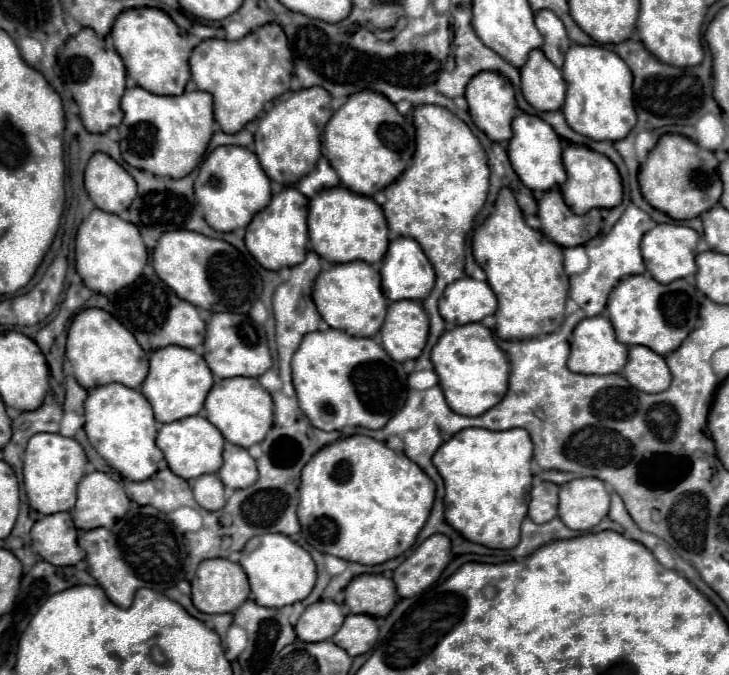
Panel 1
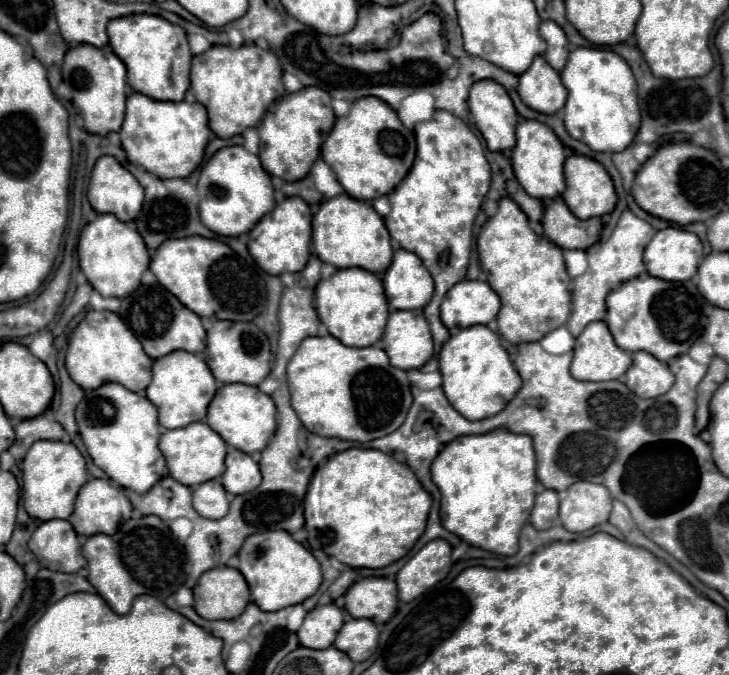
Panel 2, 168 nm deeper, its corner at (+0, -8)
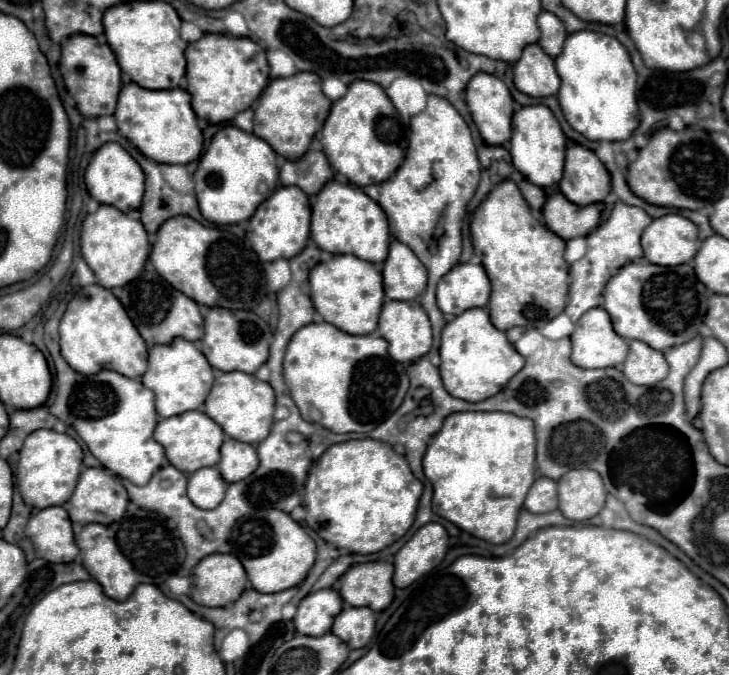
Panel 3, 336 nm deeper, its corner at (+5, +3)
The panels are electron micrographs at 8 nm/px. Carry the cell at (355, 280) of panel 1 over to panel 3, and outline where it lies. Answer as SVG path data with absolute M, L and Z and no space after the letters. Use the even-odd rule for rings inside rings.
M333 255L329 261L315 265L309 273L309 295L321 317L351 335L369 335L377 329L383 307L383 277L373 263L353 255Z

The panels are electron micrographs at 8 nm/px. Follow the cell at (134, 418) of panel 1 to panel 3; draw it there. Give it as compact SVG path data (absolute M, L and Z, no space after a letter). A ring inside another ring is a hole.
M107 369L89 377L79 377L71 393L71 415L77 435L103 467L115 475L135 485L145 485L157 469L169 464L163 447L153 439L159 421L153 391L145 389L141 381Z

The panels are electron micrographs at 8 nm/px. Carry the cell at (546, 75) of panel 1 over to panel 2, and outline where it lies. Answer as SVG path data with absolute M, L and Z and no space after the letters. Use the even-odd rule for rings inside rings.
M536 56L532 66L520 74L518 94L528 108L542 114L556 114L566 104L566 88L560 74L542 56Z

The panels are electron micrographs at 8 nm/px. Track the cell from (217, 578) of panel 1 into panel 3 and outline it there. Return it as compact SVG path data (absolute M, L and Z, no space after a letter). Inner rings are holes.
M213 553L193 569L191 599L205 607L225 607L237 601L247 587L247 573L235 555Z

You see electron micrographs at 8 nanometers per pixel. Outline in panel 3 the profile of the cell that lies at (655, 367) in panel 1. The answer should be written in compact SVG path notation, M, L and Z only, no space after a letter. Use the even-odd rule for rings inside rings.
M631 341L621 371L635 385L655 385L667 377L669 365L661 351L651 349L643 341Z

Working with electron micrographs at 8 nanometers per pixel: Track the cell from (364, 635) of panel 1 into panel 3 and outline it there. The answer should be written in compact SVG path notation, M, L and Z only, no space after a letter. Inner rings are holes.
M345 607L331 629L341 641L349 645L349 649L359 649L369 643L375 631L375 615L371 609Z

